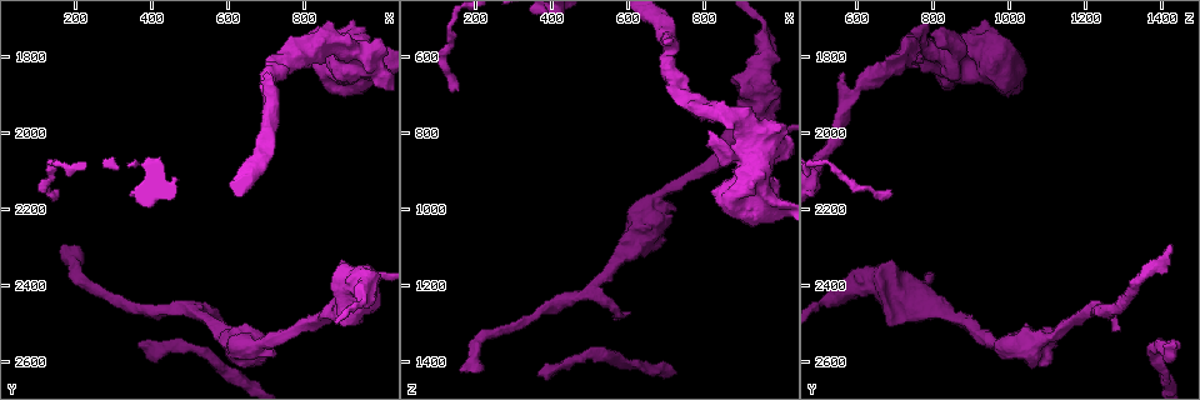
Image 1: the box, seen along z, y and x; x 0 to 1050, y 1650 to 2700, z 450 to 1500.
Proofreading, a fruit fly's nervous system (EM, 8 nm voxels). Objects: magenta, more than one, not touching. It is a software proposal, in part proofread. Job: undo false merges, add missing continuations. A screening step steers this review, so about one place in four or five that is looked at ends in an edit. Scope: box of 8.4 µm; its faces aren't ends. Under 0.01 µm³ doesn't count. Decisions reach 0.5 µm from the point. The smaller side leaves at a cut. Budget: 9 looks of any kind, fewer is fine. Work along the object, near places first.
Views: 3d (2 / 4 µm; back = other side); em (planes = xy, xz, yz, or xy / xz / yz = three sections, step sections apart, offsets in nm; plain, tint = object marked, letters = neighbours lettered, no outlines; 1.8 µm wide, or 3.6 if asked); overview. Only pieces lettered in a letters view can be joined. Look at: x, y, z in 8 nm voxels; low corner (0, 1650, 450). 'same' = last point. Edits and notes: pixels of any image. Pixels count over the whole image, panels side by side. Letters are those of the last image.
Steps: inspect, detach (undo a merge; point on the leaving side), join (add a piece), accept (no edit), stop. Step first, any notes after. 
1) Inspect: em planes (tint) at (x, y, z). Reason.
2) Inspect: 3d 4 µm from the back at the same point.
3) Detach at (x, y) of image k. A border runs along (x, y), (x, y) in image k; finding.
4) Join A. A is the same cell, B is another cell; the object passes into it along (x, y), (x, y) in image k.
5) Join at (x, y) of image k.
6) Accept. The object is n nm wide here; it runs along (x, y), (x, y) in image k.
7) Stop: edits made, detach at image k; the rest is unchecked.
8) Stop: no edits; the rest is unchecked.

Inspect: 3d 4 µm at (895, 1795, 845). Sudden change in width.

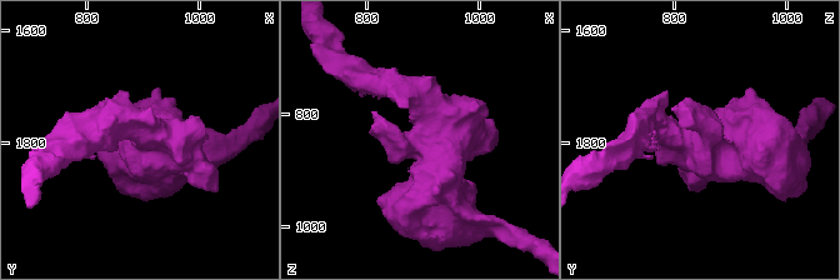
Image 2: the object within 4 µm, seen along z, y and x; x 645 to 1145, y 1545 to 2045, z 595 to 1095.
Inspect: em 3.6 µm planes (letters) at (895, 1795, 850). Need the tissue.

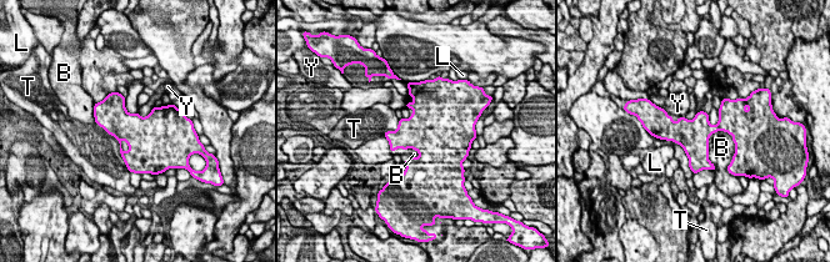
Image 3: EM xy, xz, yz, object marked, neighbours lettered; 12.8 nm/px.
Accept. B, L, T and Y are other cells; a border runs along (723, 130), (709, 137), (714, 171) in image 3; continuous, no second neuron.

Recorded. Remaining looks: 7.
Inspect: em xz step 16 (tint) at (695, 1845, 565). Free end.

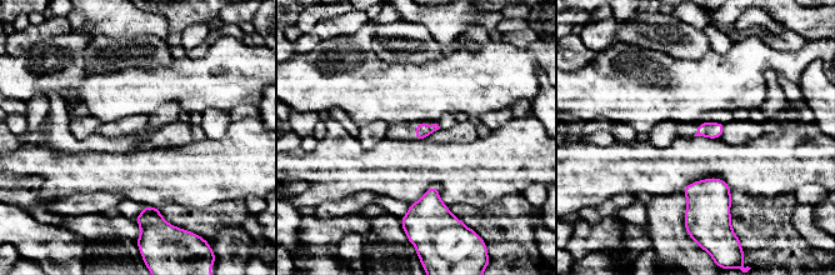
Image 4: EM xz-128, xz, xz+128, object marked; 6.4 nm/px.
Inspect: em planes (letters) at the same point.

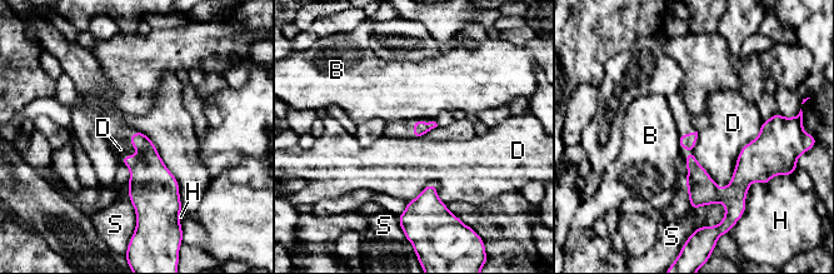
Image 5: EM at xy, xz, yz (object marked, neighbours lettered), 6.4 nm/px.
Accept. B, D, H and S are other cells; a border runs along (762, 121), (720, 189) in image 5; no lettered piece goes on from it.

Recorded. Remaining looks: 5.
Inspect: 3d 4 µm at (675, 2545, 975). Thick turns thin.

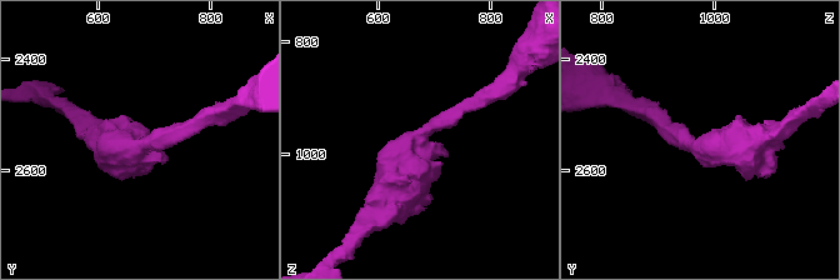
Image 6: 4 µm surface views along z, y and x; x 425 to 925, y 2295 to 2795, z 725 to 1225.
Inspect: em yz step 8 (tint) at (675, 2555, 965). The arms are 200, 600 nm wide.

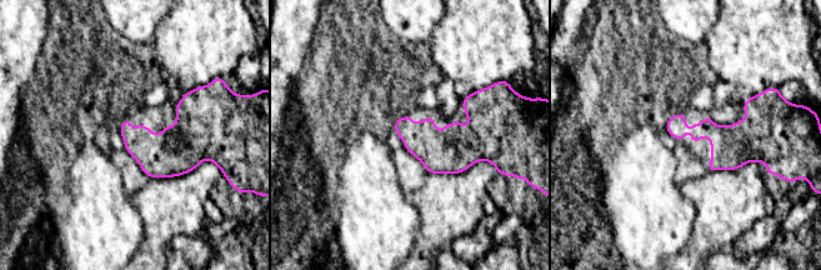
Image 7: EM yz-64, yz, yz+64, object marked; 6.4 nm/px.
Inspect: em planes (letters) at the same point.

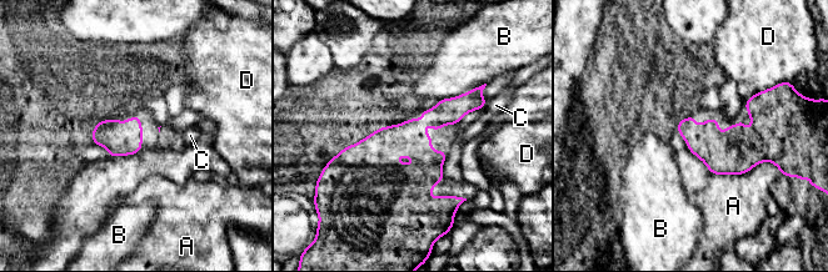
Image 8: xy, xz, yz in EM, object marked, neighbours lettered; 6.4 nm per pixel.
Accept. A, B, C and D are other cells; it runs along (475, 92), (418, 127), (407, 207) in image 8; one neuron here.

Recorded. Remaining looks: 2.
Stop: no edits; the rest is unchecked.

